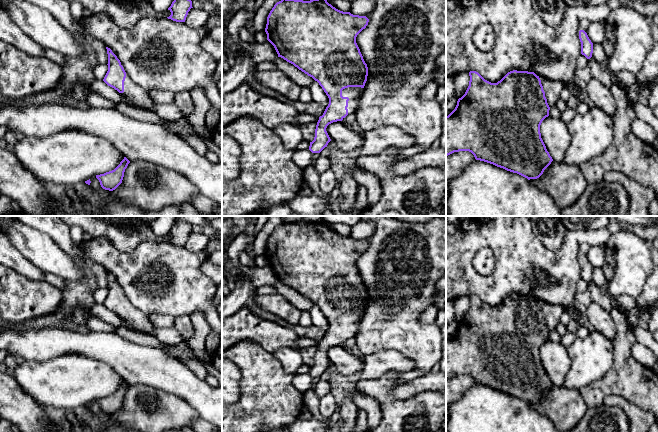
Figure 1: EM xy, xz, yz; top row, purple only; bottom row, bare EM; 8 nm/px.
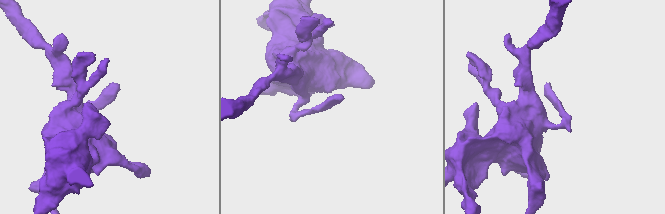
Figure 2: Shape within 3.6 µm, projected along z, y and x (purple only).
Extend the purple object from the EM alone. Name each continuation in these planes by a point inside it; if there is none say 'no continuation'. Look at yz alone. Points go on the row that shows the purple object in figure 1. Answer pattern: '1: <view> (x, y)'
1: yz (552, 88)

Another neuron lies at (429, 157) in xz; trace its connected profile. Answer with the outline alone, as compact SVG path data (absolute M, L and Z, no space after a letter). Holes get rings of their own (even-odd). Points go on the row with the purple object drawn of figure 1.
M439 147L437 149L427 148L409 158L403 159L392 168L394 174L407 175L422 167L441 167L446 164L446 149Z

